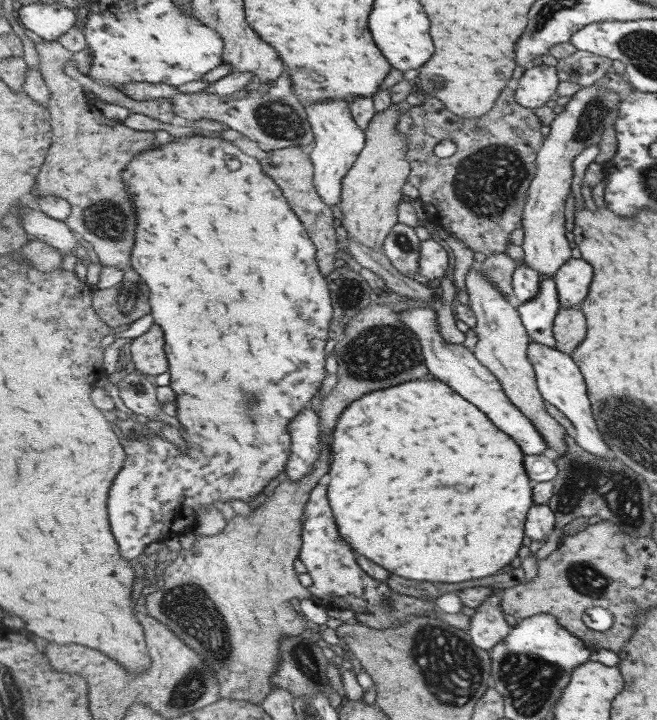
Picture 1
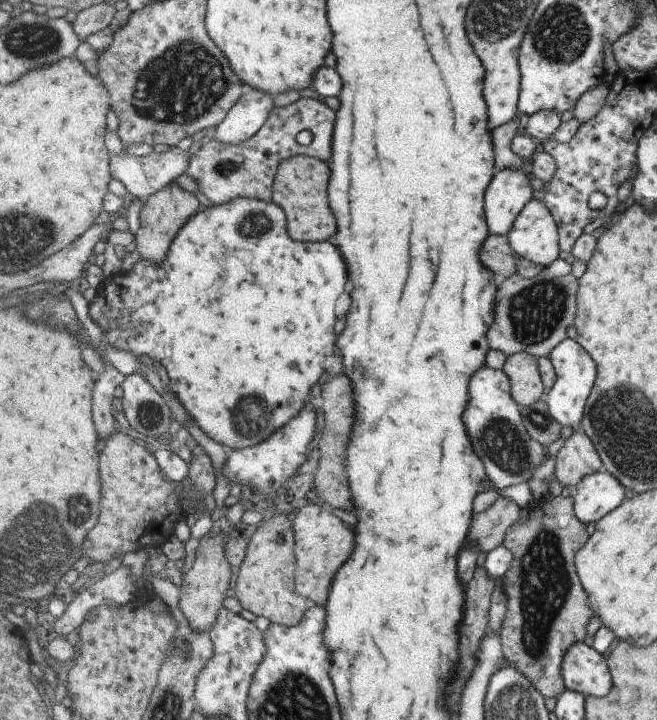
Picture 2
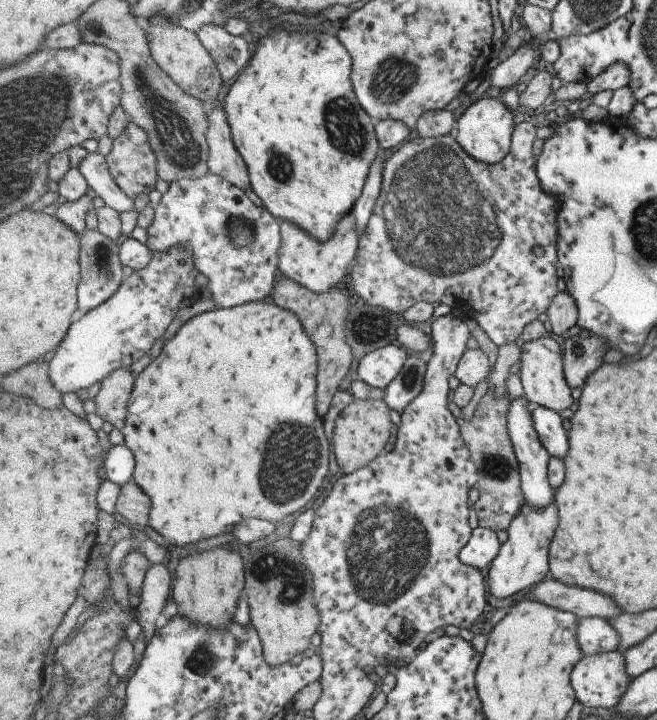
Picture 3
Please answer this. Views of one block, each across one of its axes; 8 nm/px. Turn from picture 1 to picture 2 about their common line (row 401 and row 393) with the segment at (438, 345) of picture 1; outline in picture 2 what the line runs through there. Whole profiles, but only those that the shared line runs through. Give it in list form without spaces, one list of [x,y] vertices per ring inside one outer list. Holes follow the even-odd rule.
[[[489,365],[477,370],[469,384],[469,402],[465,410],[465,426],[469,432],[469,440],[477,456],[481,456],[489,479],[495,488],[504,489],[517,484],[528,484],[529,478],[543,462],[549,459],[545,456],[545,448],[531,438],[523,418],[521,418],[521,404],[513,398],[513,388],[509,376],[504,369],[492,369]],[[533,458],[533,468],[531,468]]]

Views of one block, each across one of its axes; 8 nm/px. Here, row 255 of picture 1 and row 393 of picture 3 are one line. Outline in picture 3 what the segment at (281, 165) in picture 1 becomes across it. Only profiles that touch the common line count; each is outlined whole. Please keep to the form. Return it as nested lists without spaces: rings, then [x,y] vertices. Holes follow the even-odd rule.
[[[281,273],[271,300],[275,304],[279,304],[281,308],[291,310],[303,322],[306,332],[315,342],[320,357],[320,370],[317,375],[317,410],[323,417],[331,408],[333,396],[347,385],[346,381],[350,377],[353,364],[354,354],[345,334],[347,314],[349,314],[349,308],[352,307],[349,303],[349,296],[344,292],[343,286],[331,288],[329,292],[313,292],[313,290],[305,288],[304,285],[299,284],[293,278]]]

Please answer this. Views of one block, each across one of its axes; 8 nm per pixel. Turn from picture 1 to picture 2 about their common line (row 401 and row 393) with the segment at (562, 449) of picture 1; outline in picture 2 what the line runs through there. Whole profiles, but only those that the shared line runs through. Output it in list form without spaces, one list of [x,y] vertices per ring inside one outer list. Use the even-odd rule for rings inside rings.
[[[529,352],[515,353],[509,355],[503,369],[512,384],[515,402],[523,406],[531,406],[545,398],[546,386],[541,376],[539,357]]]

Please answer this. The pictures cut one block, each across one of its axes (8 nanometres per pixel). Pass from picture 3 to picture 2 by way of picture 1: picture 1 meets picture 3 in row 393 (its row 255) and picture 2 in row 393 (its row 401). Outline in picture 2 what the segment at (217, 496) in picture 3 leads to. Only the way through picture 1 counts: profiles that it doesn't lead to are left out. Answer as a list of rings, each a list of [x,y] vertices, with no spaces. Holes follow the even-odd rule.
[[[237,198],[231,200],[229,204],[217,204],[214,206],[208,203],[208,208],[197,212],[195,216],[189,218],[189,222],[185,224],[184,228],[181,228],[181,231],[176,236],[176,240],[173,242],[173,252],[169,252],[169,260],[165,258],[163,262],[151,262],[147,258],[139,259],[132,268],[128,271],[121,270],[116,274],[112,274],[111,277],[105,279],[99,284],[97,288],[97,295],[94,300],[90,302],[88,306],[88,316],[92,321],[101,328],[102,332],[105,333],[105,336],[109,338],[109,342],[119,348],[119,350],[125,350],[125,352],[131,352],[131,356],[137,354],[139,351],[143,352],[145,356],[151,358],[154,362],[157,362],[167,370],[168,376],[170,378],[170,383],[172,390],[179,397],[179,400],[183,403],[183,406],[190,412],[192,420],[204,431],[206,435],[212,438],[214,441],[218,442],[221,445],[229,446],[233,449],[242,449],[247,447],[255,446],[260,442],[265,442],[271,435],[273,435],[277,430],[281,430],[285,424],[289,424],[289,420],[296,418],[297,414],[309,404],[311,399],[311,390],[313,386],[321,380],[323,372],[325,372],[325,364],[329,362],[329,356],[333,354],[335,350],[335,322],[337,322],[337,302],[339,298],[345,294],[345,284],[347,284],[347,278],[349,278],[349,268],[347,268],[347,262],[341,254],[341,248],[333,242],[303,242],[293,240],[292,236],[289,236],[288,230],[288,218],[286,212],[279,204],[275,202],[265,202],[265,200],[259,200],[257,198]]]

